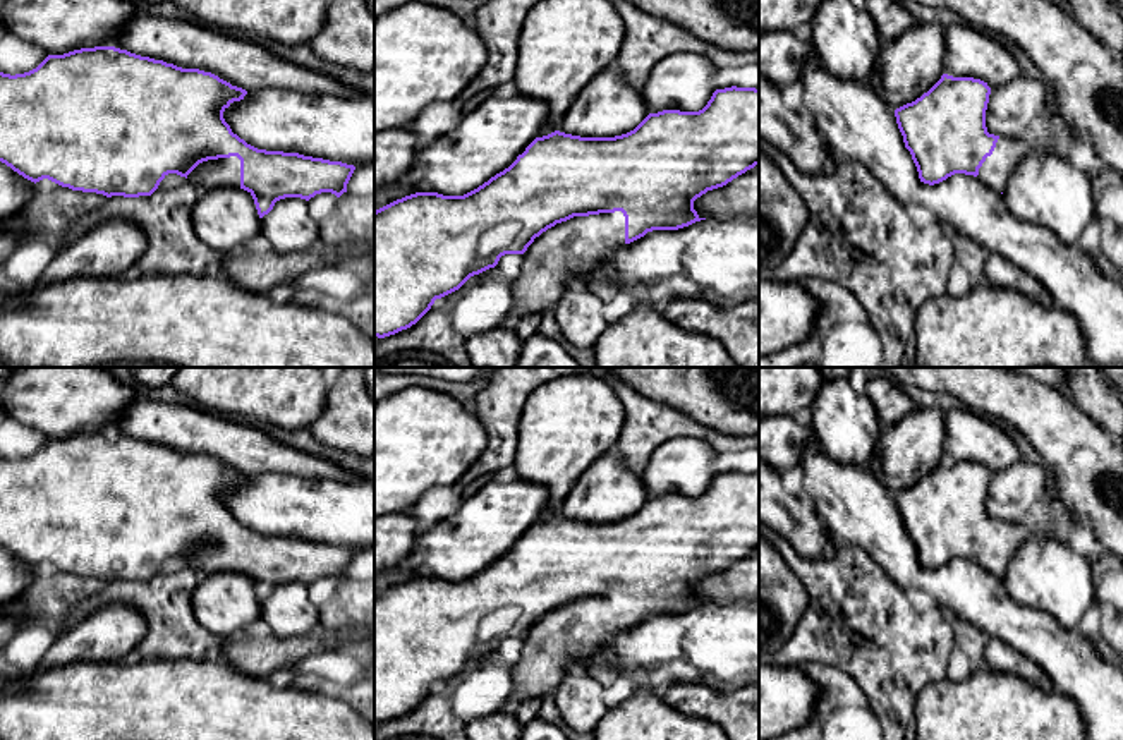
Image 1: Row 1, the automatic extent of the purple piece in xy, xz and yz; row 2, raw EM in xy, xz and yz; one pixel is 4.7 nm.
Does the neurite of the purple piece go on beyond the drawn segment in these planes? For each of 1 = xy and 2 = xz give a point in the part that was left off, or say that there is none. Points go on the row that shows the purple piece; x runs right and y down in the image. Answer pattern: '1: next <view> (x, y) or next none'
1: next xy (225, 172)
2: next xz (557, 258)

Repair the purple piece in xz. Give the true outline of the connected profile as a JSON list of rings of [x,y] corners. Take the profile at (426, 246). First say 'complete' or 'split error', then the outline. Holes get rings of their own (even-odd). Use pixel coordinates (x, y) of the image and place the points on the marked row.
split error; [[[725,88],[716,89],[707,105],[699,112],[663,110],[649,113],[634,130],[615,137],[580,137],[555,130],[536,137],[517,160],[503,172],[464,196],[443,196],[438,192],[416,192],[397,199],[374,211],[374,337],[385,338],[416,325],[434,304],[458,290],[470,276],[495,268],[505,254],[522,254],[524,263],[517,278],[510,280],[513,314],[503,328],[513,328],[519,319],[534,312],[544,312],[556,304],[562,294],[579,285],[582,273],[596,268],[606,254],[630,244],[653,230],[678,230],[695,221],[706,220],[694,209],[694,201],[707,191],[718,189],[759,165],[759,89]]]

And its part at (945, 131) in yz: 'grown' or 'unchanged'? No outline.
grown

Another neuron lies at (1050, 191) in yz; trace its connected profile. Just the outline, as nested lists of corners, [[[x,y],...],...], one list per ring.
[[[1042,149],[1020,161],[1001,196],[1013,216],[1047,228],[1066,246],[1078,244],[1096,213],[1089,173]]]

